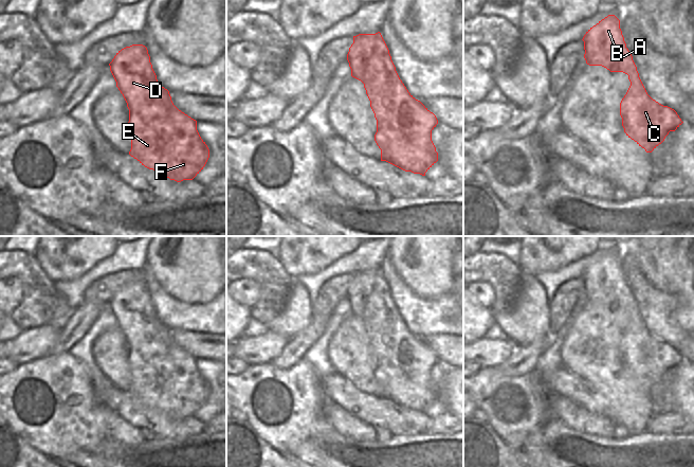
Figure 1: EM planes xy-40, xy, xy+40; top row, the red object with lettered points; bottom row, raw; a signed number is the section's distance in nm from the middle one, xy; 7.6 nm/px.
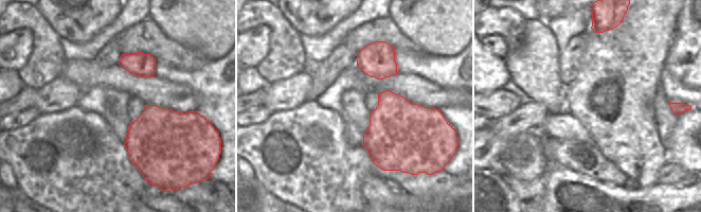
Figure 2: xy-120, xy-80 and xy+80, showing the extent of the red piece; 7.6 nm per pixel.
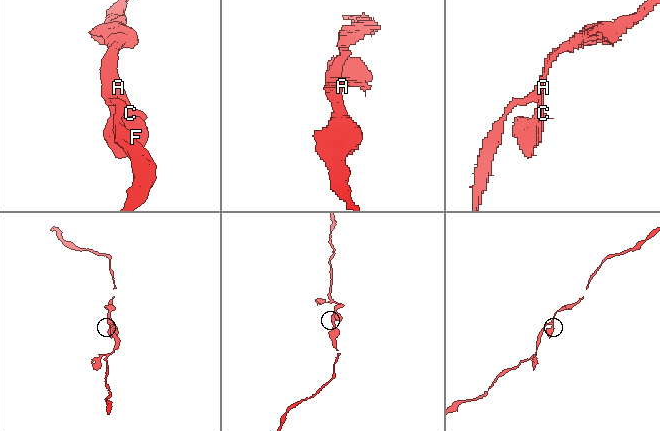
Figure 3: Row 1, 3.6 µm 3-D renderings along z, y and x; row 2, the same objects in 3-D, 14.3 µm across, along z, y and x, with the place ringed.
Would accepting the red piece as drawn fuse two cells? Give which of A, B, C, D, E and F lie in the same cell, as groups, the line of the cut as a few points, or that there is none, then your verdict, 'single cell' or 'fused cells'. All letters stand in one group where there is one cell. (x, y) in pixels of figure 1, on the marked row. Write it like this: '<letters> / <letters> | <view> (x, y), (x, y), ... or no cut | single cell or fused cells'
A B C D E F | no cut | single cell

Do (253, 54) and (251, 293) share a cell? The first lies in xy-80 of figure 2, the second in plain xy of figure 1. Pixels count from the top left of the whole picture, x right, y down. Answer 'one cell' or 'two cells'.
one cell

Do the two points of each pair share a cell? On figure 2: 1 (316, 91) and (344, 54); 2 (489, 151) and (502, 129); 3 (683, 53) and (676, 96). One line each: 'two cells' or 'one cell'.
1: one cell
2: one cell
3: two cells

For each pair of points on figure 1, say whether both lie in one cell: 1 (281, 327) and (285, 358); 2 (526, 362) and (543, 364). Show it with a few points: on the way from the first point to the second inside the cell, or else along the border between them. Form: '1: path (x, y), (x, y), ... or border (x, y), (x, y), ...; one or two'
1: border (309, 324), (289, 340); two
2: border (550, 342), (537, 359), (534, 367); two

